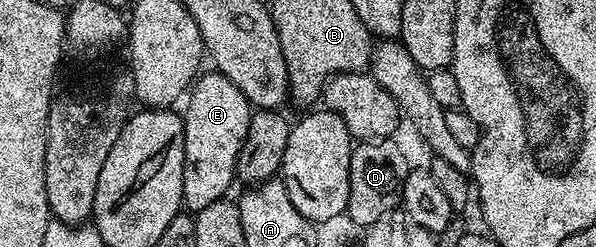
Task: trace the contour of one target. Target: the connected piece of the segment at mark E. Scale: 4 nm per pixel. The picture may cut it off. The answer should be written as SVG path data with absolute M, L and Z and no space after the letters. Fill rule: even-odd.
M211 69L209 73L200 74L190 88L187 99L187 111L182 112L183 136L185 137L185 161L183 162L183 201L188 212L194 213L205 209L205 205L213 205L213 201L224 198L228 194L231 182L236 182L235 166L241 153L241 145L245 141L245 133L249 129L249 121L253 114L251 102L229 81L229 77Z

